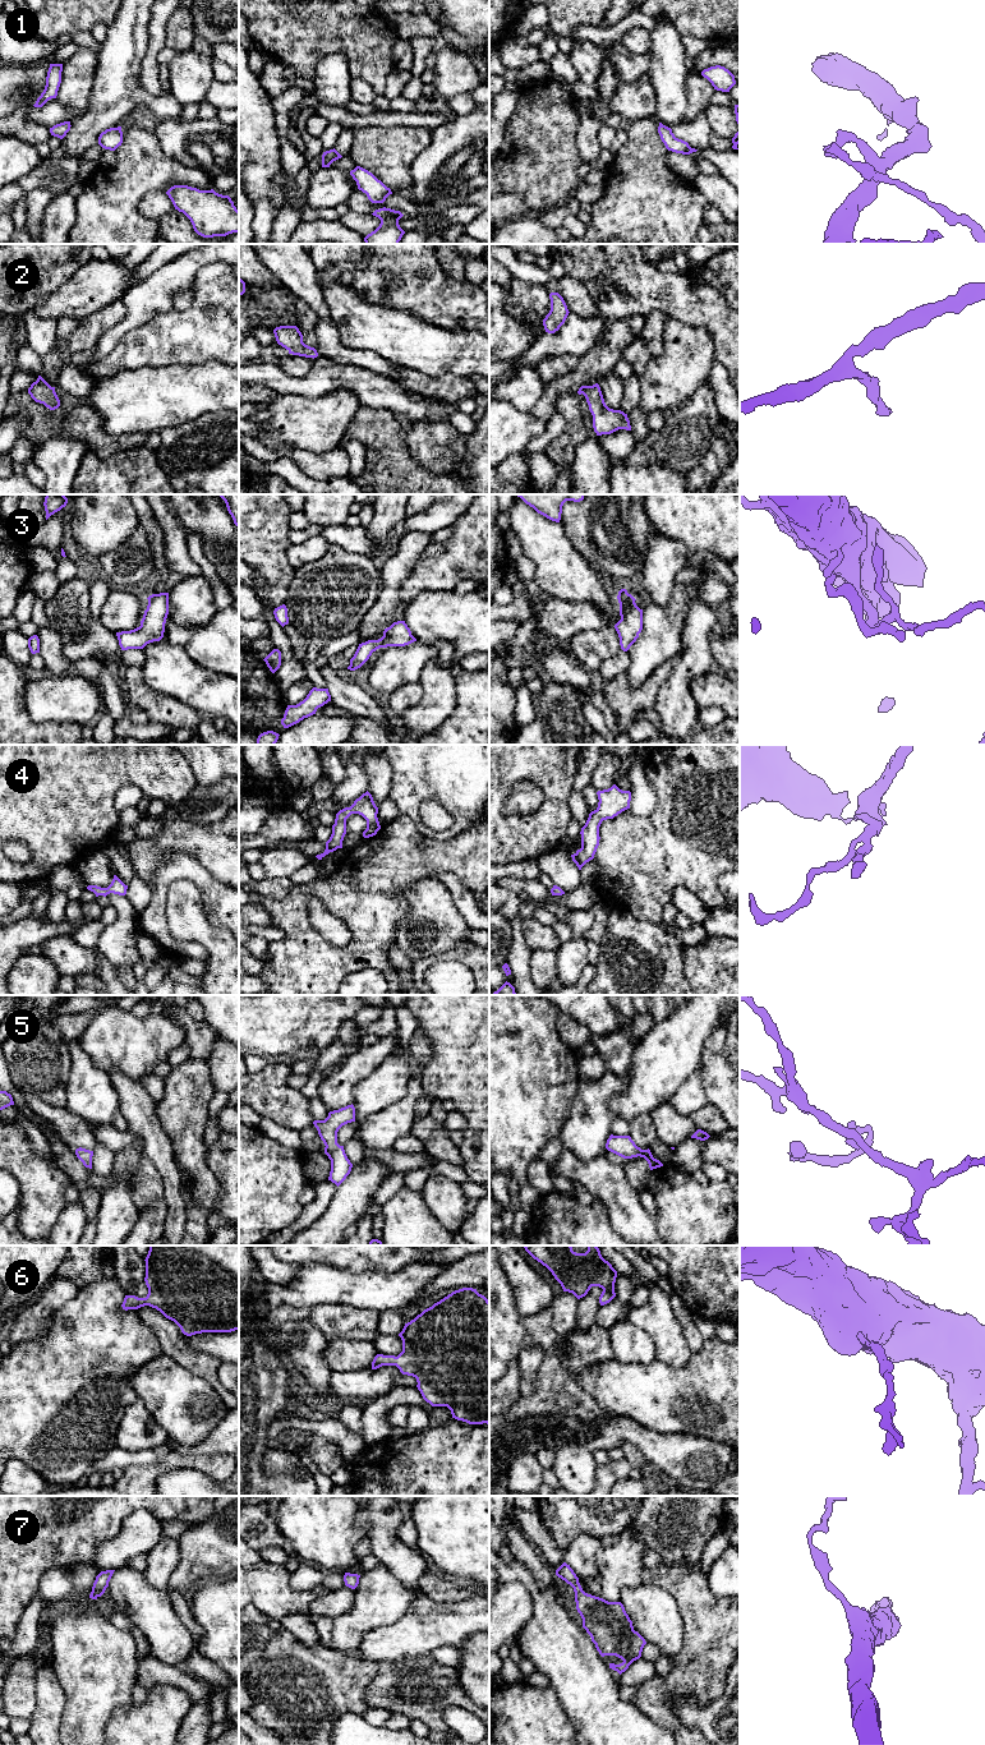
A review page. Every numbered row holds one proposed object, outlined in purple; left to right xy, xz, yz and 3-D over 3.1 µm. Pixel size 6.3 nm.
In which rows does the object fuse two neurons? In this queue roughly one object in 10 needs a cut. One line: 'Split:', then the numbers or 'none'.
Split: 6

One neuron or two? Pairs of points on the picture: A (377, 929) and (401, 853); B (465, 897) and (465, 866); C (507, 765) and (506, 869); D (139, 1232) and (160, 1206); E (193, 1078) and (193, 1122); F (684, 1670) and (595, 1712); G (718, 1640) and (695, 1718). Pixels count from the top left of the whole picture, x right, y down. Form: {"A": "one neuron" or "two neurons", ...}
{"A": "one neuron", "B": "two neurons", "C": "two neurons", "D": "one neuron", "E": "one neuron", "F": "two neurons", "G": "two neurons"}

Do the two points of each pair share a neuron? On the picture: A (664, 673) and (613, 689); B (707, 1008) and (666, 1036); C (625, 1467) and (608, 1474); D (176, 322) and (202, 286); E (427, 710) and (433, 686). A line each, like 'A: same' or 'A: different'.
A: same
B: same
C: same
D: same
E: same

